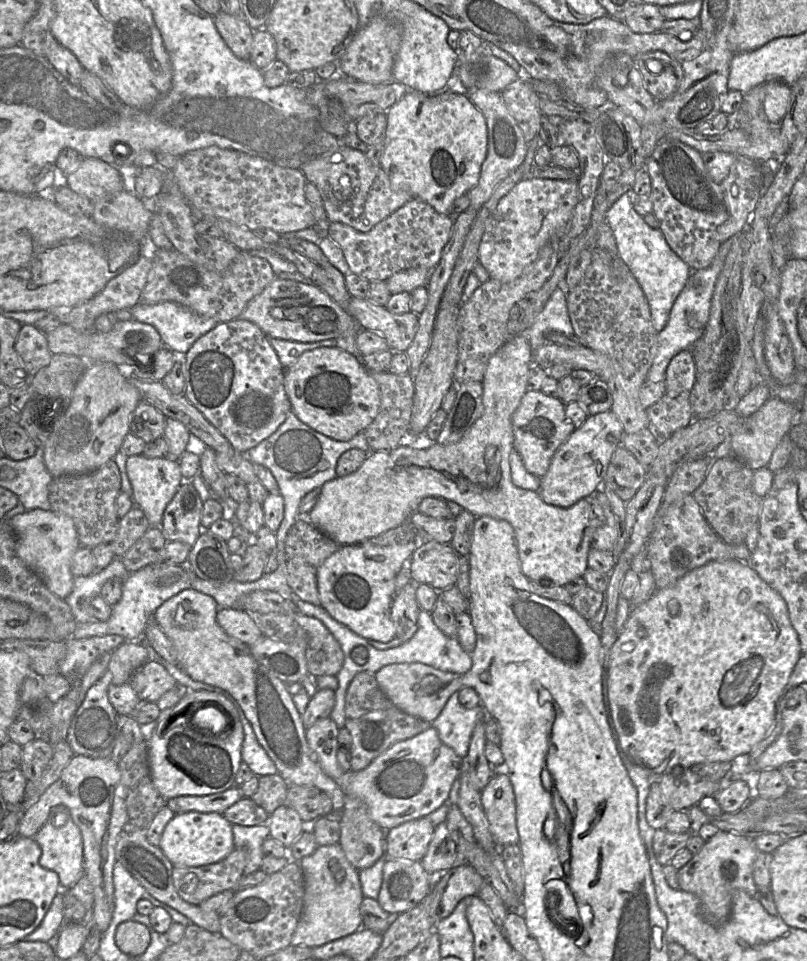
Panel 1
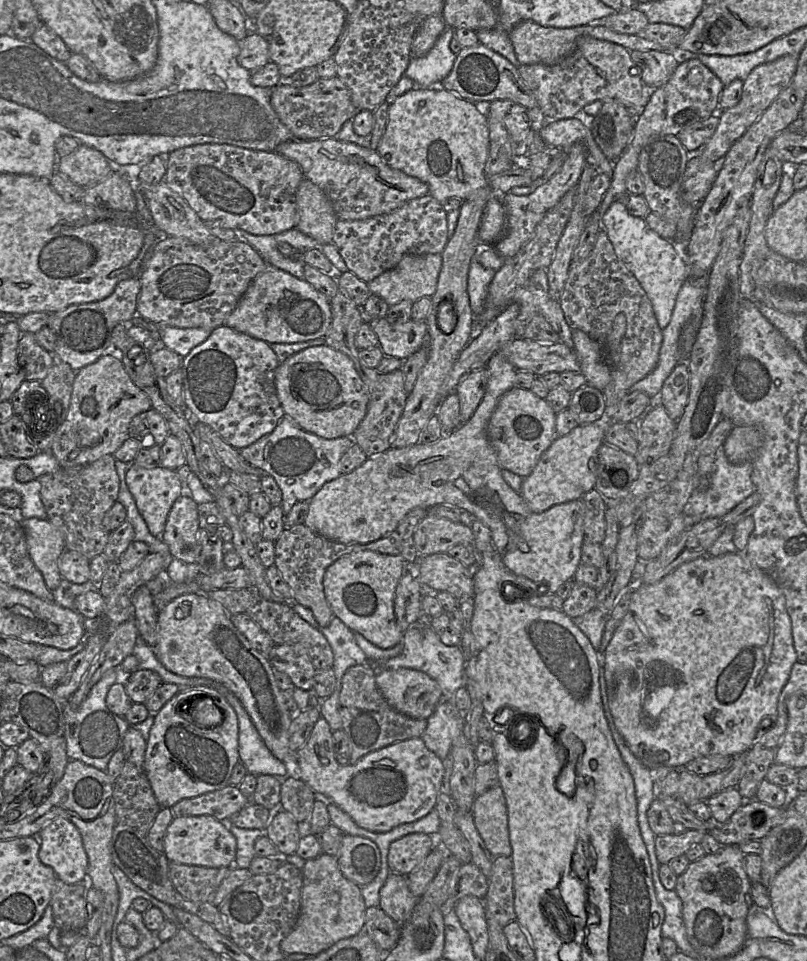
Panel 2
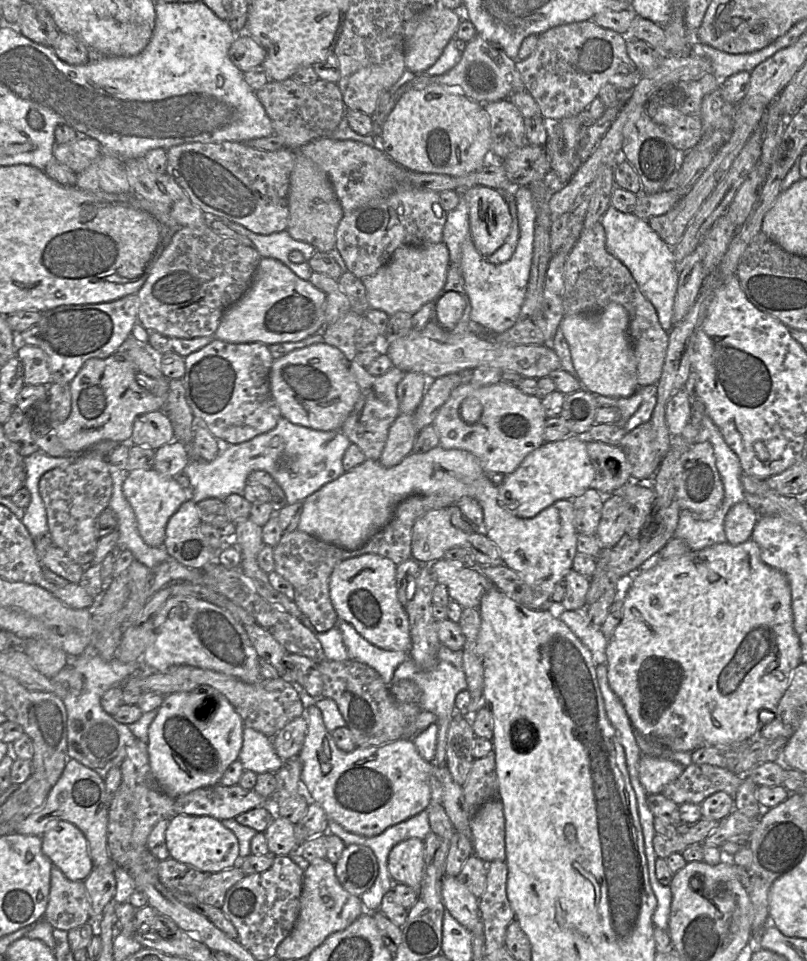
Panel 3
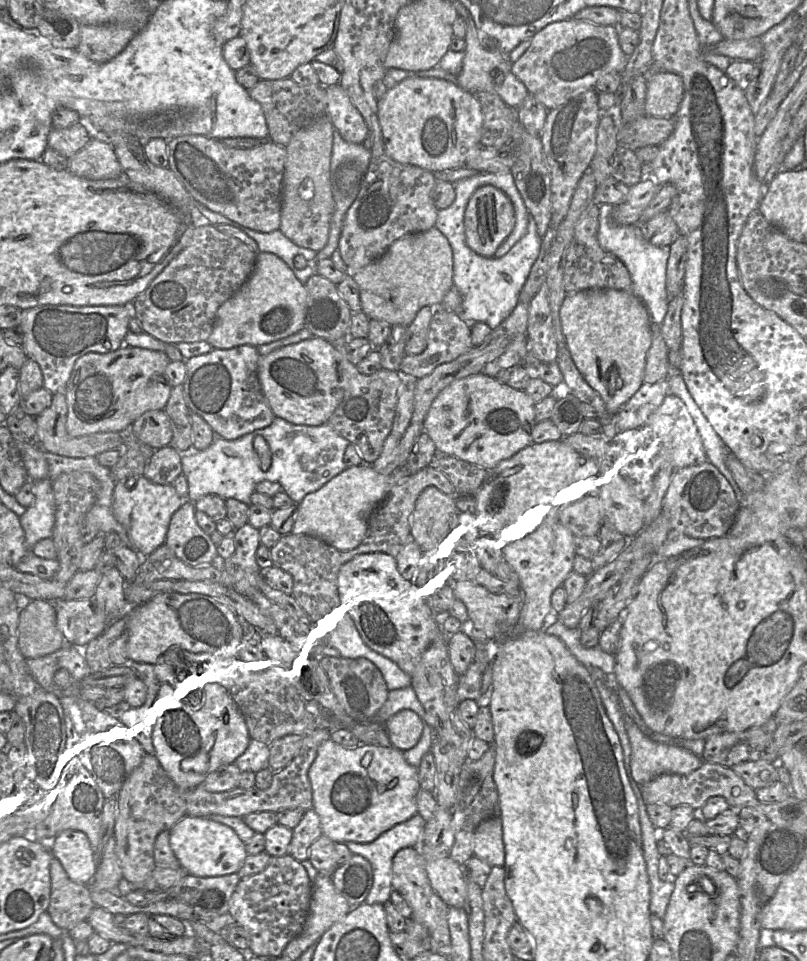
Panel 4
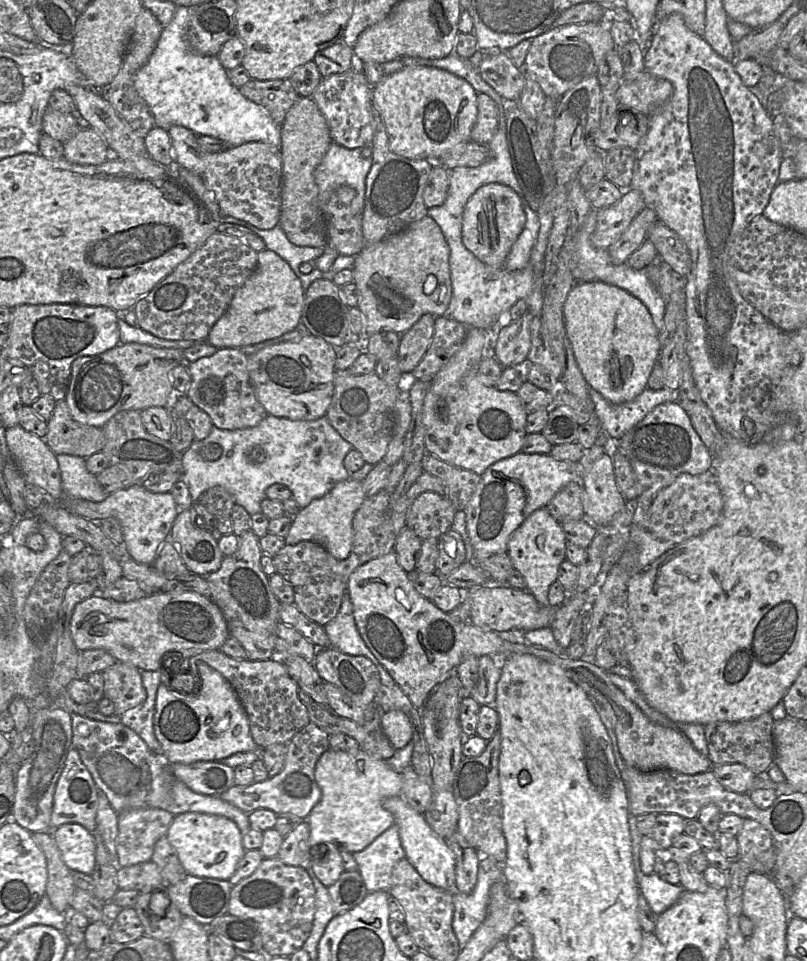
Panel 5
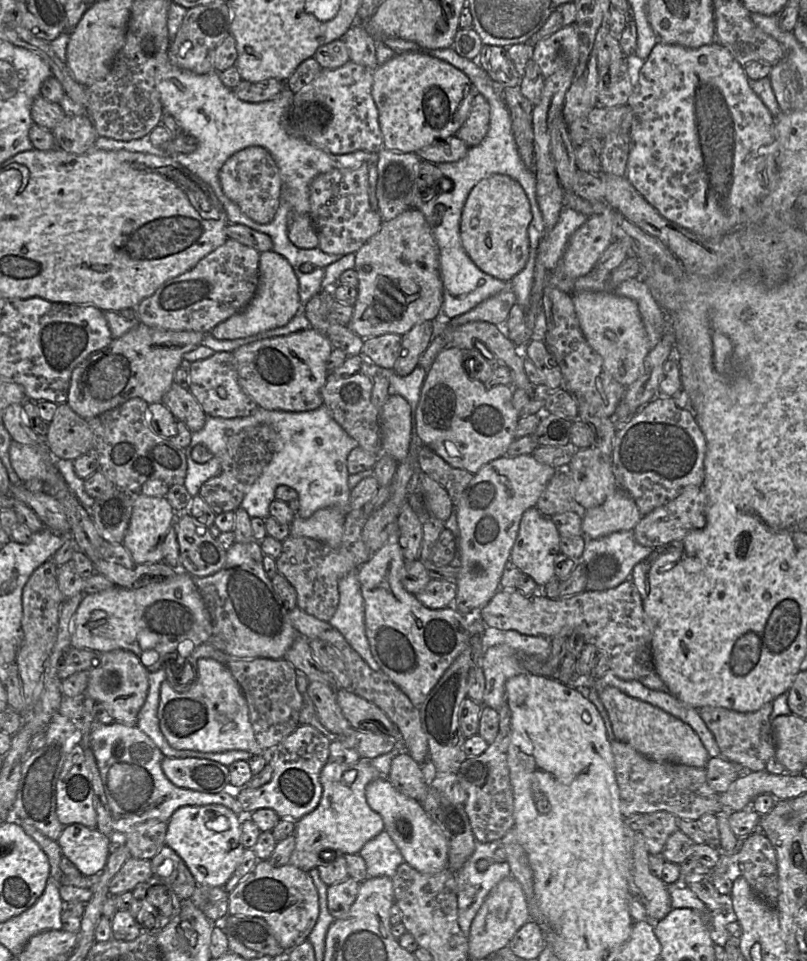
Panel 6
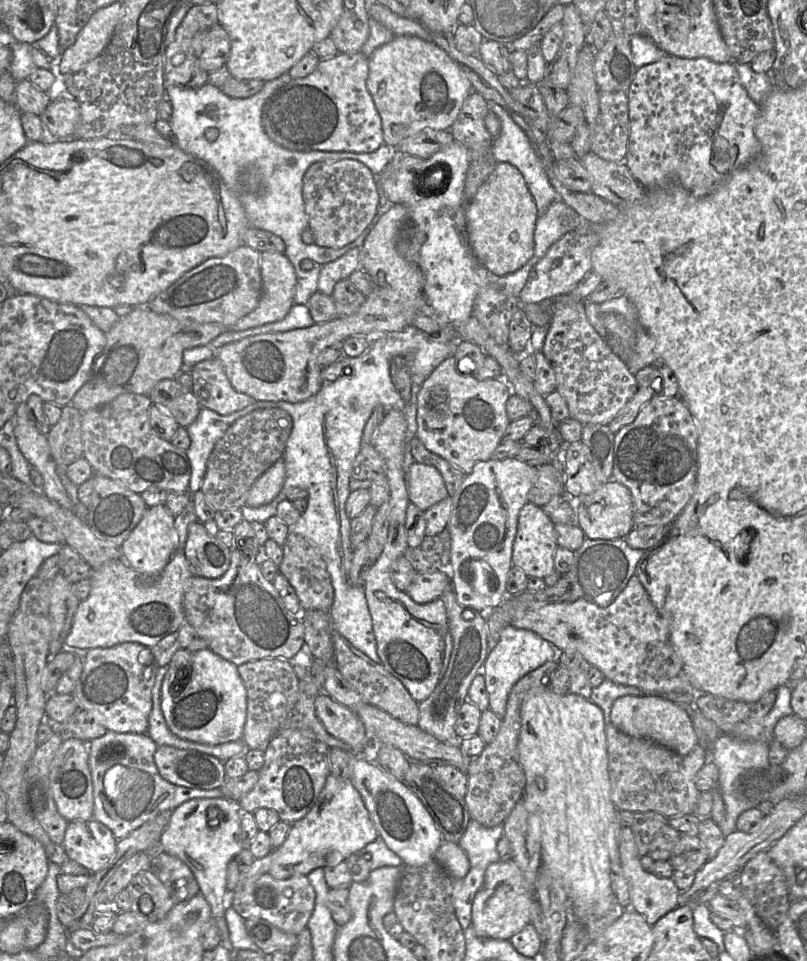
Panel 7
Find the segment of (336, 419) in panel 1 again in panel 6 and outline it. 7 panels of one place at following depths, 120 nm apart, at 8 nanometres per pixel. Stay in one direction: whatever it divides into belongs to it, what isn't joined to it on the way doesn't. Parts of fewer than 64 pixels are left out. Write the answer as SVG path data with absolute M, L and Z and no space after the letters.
M308 328L290 335L256 341L232 353L239 385L258 408L305 412L323 405L322 389L329 374L326 364L333 349L324 334Z

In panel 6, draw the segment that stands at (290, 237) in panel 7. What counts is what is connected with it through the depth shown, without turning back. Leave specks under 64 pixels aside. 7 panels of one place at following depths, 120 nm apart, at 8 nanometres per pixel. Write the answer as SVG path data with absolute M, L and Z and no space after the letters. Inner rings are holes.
M169 60L157 68L155 81L164 113L174 117L183 133L198 140L198 147L194 152L172 156L212 188L225 209L229 223L243 224L270 236L273 242L272 251L283 256L292 266L294 273L297 273L304 263L325 268L343 256L324 253L318 247L313 249L296 247L288 238L289 218L292 214L309 214L310 184L318 174L334 168L357 168L362 163L376 164L377 153L358 150L333 154L291 135L286 130L286 122L294 93L287 87L270 100L258 103L244 102L223 84L216 70L196 74L174 66ZM249 146L261 146L268 150L279 169L281 179L279 207L273 220L267 224L257 223L246 216L237 204L225 196L219 181L219 171L224 162L237 151Z

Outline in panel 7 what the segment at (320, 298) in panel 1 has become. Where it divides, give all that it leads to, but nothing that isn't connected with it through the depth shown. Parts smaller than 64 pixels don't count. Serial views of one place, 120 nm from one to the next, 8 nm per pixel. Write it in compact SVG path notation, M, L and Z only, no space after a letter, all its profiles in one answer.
M267 251L260 255L262 277L262 295L257 307L236 323L225 326L226 330L243 331L267 323L277 322L286 317L294 303L296 290L296 273L287 256L283 253Z

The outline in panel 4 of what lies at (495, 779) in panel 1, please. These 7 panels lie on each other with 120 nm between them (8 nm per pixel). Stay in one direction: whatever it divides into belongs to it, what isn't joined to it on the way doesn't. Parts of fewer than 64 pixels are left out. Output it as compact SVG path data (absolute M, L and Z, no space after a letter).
M500 816L483 821L473 838L473 854L490 866L505 865L502 821Z

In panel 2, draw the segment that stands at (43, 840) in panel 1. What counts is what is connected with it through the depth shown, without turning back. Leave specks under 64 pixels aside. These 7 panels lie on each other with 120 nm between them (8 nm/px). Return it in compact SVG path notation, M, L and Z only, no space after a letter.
M57 817L38 833L39 860L53 868L58 879L68 884L82 882L90 887L88 857L78 828L68 819Z

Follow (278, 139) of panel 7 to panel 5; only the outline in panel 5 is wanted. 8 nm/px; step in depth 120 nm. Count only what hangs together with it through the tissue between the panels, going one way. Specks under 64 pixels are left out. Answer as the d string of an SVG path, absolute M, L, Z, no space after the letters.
M353 68L322 77L310 97L326 119L333 143L349 149L371 146L375 131L372 88L363 72Z

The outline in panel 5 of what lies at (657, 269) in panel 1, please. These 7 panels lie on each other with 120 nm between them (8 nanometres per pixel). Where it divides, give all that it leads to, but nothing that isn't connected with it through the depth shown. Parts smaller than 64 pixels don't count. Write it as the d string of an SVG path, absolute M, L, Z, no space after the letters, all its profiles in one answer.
M592 209L575 238L571 248L570 272L575 282L593 282L600 281L606 284L620 287L636 298L638 298L648 309L653 322L661 333L664 330L665 302L660 294L653 287L646 268L635 270L627 263L615 265L612 263L608 249L596 248L591 241L591 236L595 231L597 224L596 211Z

